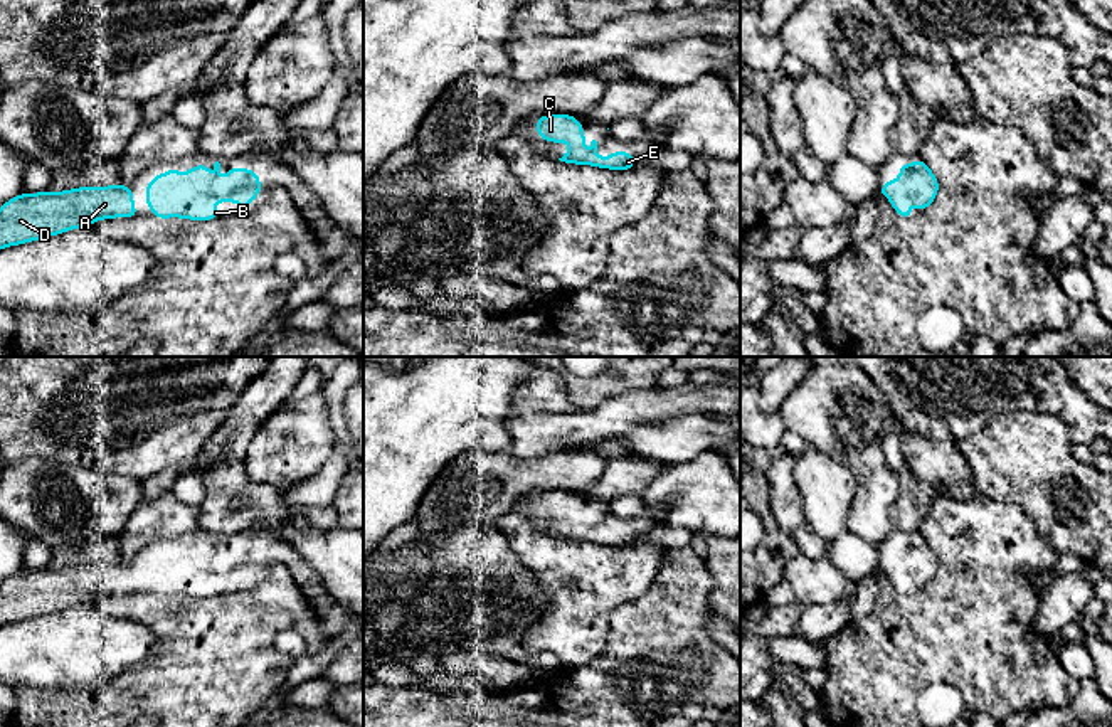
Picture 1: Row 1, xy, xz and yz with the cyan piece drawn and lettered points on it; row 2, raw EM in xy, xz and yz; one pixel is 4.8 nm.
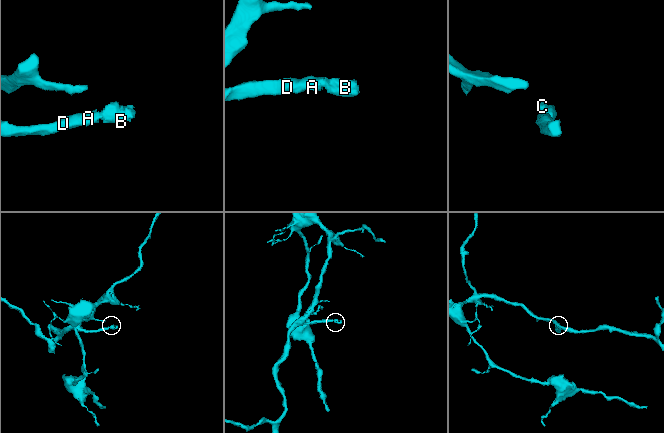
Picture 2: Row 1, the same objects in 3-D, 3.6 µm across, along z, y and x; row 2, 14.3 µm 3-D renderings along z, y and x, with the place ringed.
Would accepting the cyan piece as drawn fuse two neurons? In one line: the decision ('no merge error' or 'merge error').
no merge error

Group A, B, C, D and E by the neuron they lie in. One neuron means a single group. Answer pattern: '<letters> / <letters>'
A B C D E

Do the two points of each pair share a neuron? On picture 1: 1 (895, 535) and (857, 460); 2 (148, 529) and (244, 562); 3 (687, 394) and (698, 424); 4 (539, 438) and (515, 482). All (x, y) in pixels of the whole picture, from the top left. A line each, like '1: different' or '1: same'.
1: different
2: different
3: different
4: different

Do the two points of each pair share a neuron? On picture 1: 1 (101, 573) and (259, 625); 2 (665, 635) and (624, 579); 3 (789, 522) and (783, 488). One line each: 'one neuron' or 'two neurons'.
1: two neurons
2: two neurons
3: one neuron

